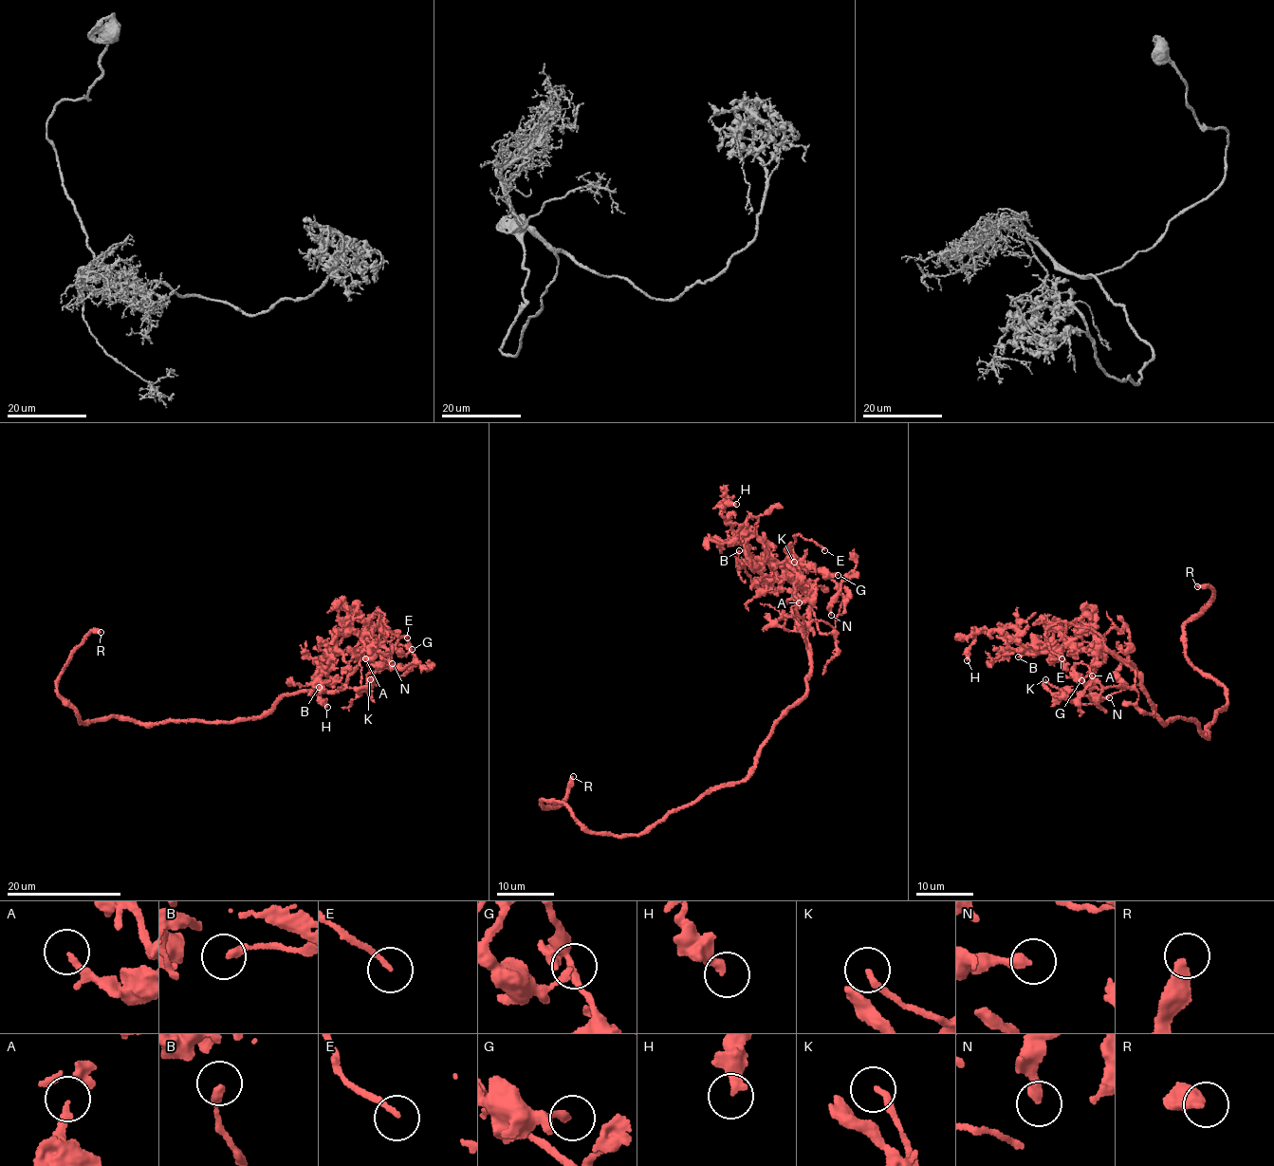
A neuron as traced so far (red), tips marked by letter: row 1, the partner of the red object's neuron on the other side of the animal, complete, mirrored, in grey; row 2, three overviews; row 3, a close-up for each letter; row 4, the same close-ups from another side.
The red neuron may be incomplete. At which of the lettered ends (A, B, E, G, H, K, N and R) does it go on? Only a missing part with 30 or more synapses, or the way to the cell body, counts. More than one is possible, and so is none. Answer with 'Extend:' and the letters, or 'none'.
Extend: R

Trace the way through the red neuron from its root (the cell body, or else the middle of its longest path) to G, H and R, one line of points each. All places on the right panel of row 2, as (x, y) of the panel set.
G: (1185, 720), (1160, 720), (1142, 674), (1117, 657), (1135, 672), (1133, 687), (1104, 687), (1079, 663), (1081, 680)
H: (1185, 720), (1160, 720), (1142, 674), (1075, 647), (1055, 625), (1042, 649), (1013, 628), (984, 629), (967, 660)
R: (1185, 720), (1209, 736), (1205, 726), (1227, 701), (1222, 685), (1186, 656), (1186, 622), (1213, 595), (1197, 586)

